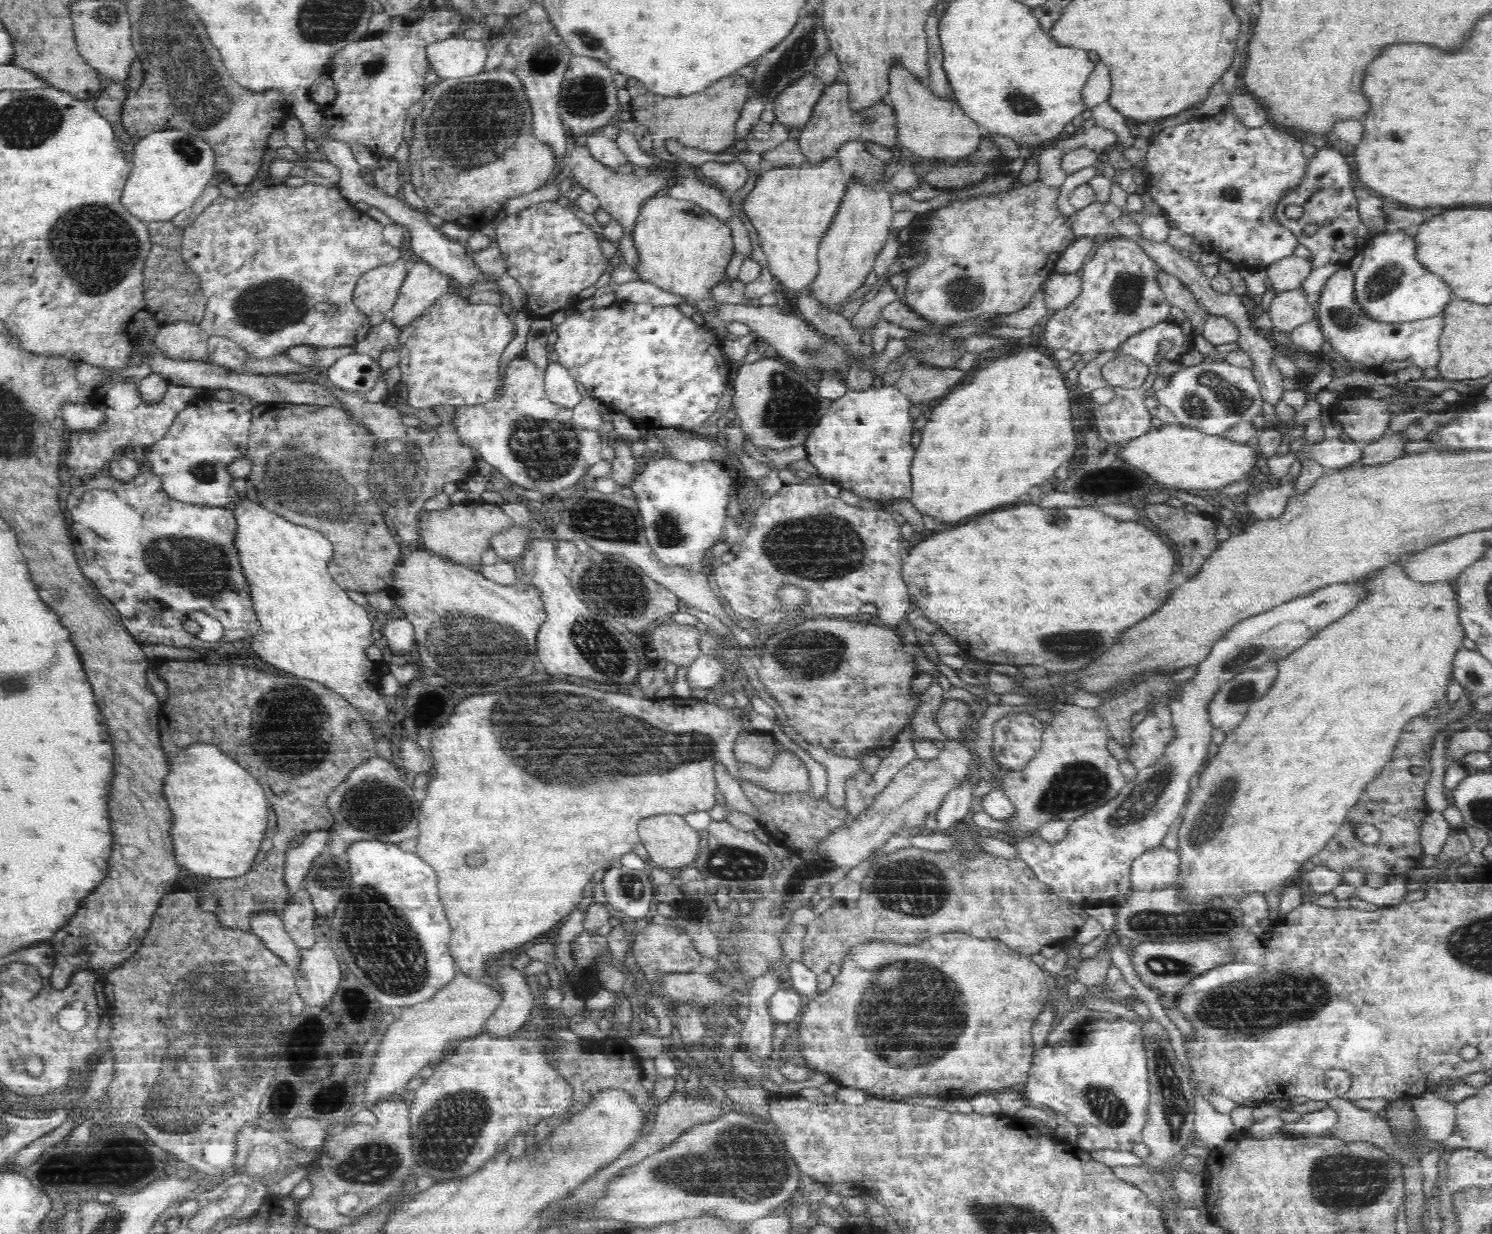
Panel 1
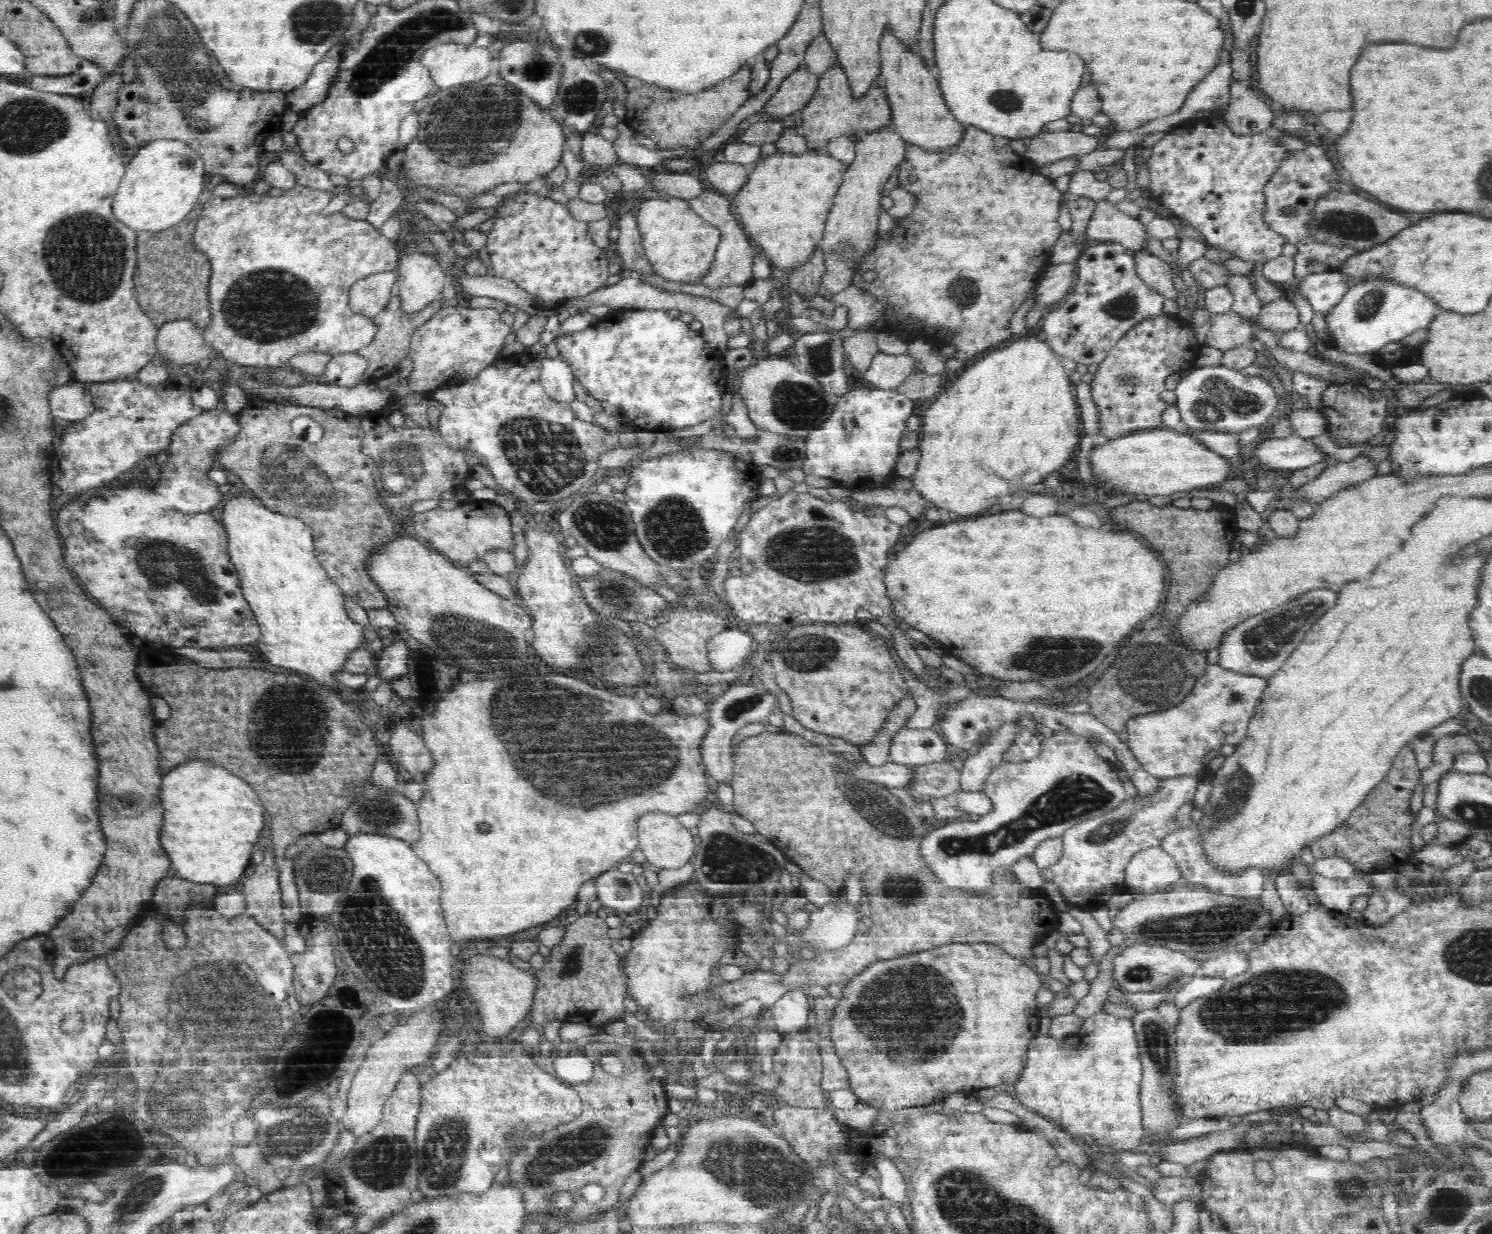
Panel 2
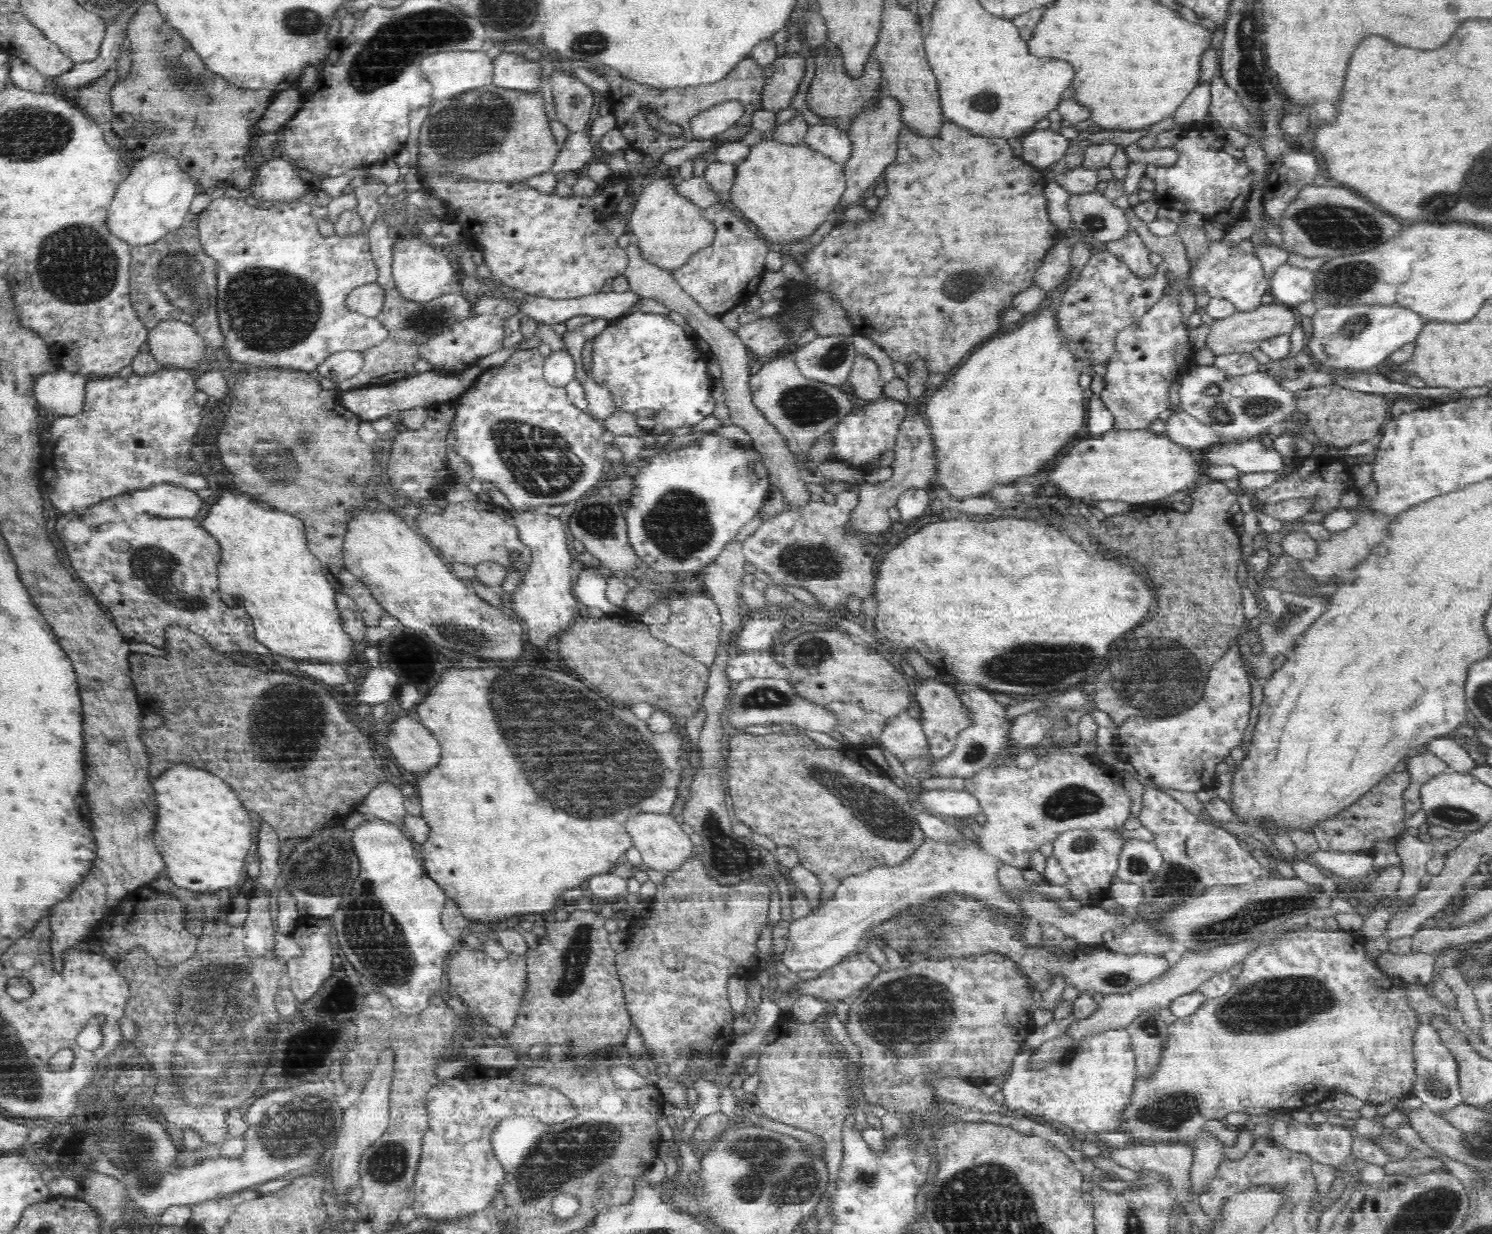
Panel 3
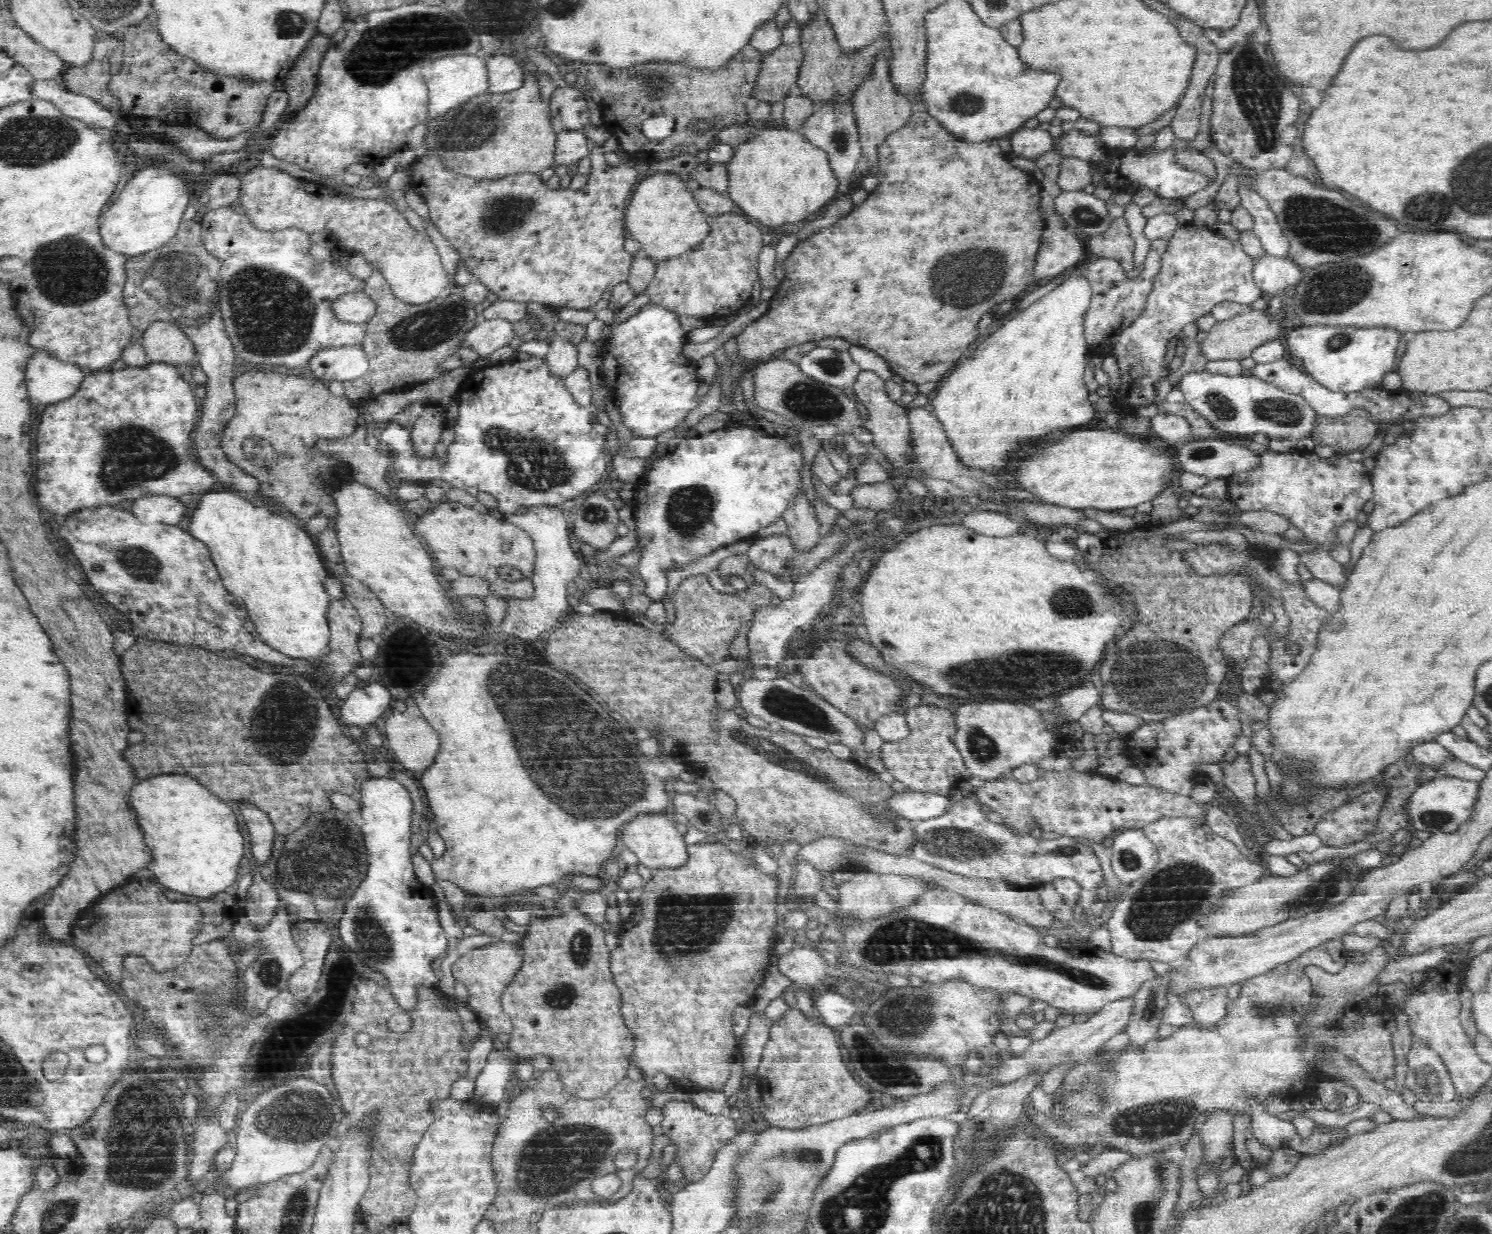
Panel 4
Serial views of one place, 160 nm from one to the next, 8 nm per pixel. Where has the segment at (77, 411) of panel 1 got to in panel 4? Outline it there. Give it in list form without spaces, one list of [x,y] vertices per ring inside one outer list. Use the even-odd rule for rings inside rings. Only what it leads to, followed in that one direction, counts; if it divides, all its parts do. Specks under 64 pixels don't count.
[[[38,351],[26,370],[29,398],[46,406],[68,400],[78,392],[85,375],[86,371]]]

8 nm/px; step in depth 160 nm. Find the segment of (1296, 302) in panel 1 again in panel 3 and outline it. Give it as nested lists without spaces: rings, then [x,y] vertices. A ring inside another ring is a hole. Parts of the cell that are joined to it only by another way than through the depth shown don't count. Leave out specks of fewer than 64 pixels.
[[[1276,301],[1267,305],[1260,305],[1252,312],[1236,312],[1228,318],[1216,319],[1211,324],[1211,331],[1207,336],[1206,344],[1209,345],[1214,355],[1248,352],[1259,348],[1263,340],[1279,334],[1289,334],[1299,321],[1300,316],[1293,306]]]

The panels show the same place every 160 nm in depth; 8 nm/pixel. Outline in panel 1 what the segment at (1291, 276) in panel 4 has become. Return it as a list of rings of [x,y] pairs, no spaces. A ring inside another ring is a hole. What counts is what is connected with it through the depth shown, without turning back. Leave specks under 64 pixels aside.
[[[1349,267],[1338,269],[1324,285],[1319,301],[1318,322],[1332,348],[1352,363],[1362,364],[1368,372],[1396,374],[1406,368],[1436,367],[1441,359],[1440,337],[1446,328],[1446,312],[1429,318],[1408,321],[1382,321],[1370,317],[1355,296],[1356,275]]]

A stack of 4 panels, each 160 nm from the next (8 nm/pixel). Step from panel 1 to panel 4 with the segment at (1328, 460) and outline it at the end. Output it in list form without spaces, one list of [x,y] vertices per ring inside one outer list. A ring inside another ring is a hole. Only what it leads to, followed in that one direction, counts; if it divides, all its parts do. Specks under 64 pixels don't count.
[[[1220,436],[1190,441],[1176,450],[1182,471],[1207,475],[1211,479],[1262,468],[1261,454],[1250,450],[1248,441],[1238,444]]]

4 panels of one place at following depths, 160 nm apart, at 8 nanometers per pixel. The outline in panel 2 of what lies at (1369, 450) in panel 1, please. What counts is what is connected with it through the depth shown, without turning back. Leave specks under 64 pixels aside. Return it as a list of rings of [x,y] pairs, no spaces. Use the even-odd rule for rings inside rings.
[[[1360,454],[1350,462],[1339,462],[1327,467],[1317,477],[1302,485],[1299,494],[1307,496],[1314,503],[1320,502],[1332,492],[1376,476],[1378,466],[1375,458]]]

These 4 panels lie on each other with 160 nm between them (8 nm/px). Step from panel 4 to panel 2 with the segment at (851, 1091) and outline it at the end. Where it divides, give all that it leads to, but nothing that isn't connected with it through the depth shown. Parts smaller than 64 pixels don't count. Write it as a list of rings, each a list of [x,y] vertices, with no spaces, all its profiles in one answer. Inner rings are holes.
[[[802,1031],[789,1033],[784,1035],[781,1043],[775,1049],[773,1055],[773,1072],[777,1073],[777,1076],[781,1079],[781,1085],[776,1088],[775,1094],[779,1094],[778,1105],[786,1104],[788,1106],[806,1106],[808,1108],[824,1108],[824,1098],[827,1097],[826,1092],[821,1088],[821,1078],[823,1071],[823,1062],[818,1053],[818,1043],[811,1039],[809,1034]]]

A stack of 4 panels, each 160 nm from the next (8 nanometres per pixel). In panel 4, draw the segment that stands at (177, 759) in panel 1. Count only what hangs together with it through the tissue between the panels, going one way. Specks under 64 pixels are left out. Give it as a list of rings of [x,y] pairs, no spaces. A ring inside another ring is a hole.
[[[162,774],[140,780],[140,784],[132,789],[131,802],[139,816],[146,844],[152,848],[152,854],[156,856],[149,868],[164,887],[204,898],[234,888],[240,860],[244,858],[246,840],[240,832],[236,812],[211,788],[187,774]]]

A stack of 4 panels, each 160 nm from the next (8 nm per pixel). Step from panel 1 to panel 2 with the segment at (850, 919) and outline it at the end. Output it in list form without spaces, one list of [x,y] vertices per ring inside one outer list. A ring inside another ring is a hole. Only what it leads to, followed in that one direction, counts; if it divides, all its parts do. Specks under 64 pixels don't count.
[[[762,732],[758,736],[748,736],[740,740],[739,744],[736,744],[735,749],[735,777],[733,778],[732,786],[734,790],[734,808],[735,813],[742,815],[744,818],[747,818],[755,826],[757,832],[765,836],[768,841],[778,848],[778,850],[784,853],[787,859],[796,863],[799,868],[804,871],[806,874],[809,874],[812,878],[820,880],[827,884],[831,890],[834,892],[834,895],[841,893],[842,891],[842,882],[846,874],[851,871],[853,874],[856,874],[858,877],[861,877],[865,882],[865,891],[863,898],[864,912],[870,917],[870,926],[864,926],[866,932],[862,933],[856,928],[854,930],[854,936],[845,946],[839,947],[838,949],[824,949],[824,947],[818,947],[815,950],[814,958],[810,960],[802,960],[799,955],[793,960],[791,969],[781,978],[783,983],[776,983],[776,977],[770,973],[770,971],[760,971],[760,969],[749,972],[742,972],[740,978],[736,980],[726,980],[724,978],[719,978],[714,976],[710,982],[710,986],[702,988],[702,990],[694,990],[694,992],[684,992],[682,994],[682,999],[692,1003],[692,1005],[699,1005],[702,1003],[720,1003],[721,1006],[734,1007],[736,1005],[742,1004],[748,998],[756,998],[767,1007],[771,1007],[786,990],[789,988],[797,988],[800,984],[817,984],[818,986],[829,986],[832,983],[846,984],[848,976],[856,974],[860,968],[864,968],[868,962],[876,960],[876,958],[888,958],[890,956],[902,956],[902,954],[908,954],[908,952],[918,952],[924,950],[924,948],[934,948],[934,946],[940,946],[940,944],[947,943],[995,943],[998,947],[1002,948],[1008,954],[1011,954],[1013,957],[1018,958],[1029,958],[1032,959],[1034,956],[1037,956],[1040,953],[1040,950],[1043,947],[1044,940],[1050,932],[1054,932],[1055,929],[1059,928],[1060,924],[1060,915],[1061,913],[1056,911],[1052,900],[1048,899],[1045,894],[1043,887],[1032,887],[1020,882],[1020,879],[1017,877],[1017,874],[1010,869],[1008,866],[996,866],[990,874],[990,884],[986,884],[982,890],[968,890],[967,888],[948,886],[943,883],[943,880],[935,874],[933,868],[929,866],[925,856],[921,853],[921,844],[923,841],[924,828],[921,825],[921,817],[914,810],[907,810],[904,807],[904,804],[900,802],[895,796],[893,796],[889,791],[887,791],[884,786],[879,786],[868,781],[856,780],[850,777],[842,777],[838,775],[832,767],[830,767],[830,762],[845,762],[846,760],[833,752],[827,751],[826,749],[820,749],[815,744],[812,744],[806,741],[800,736],[789,736],[788,734],[779,733],[774,734],[774,732]]]

